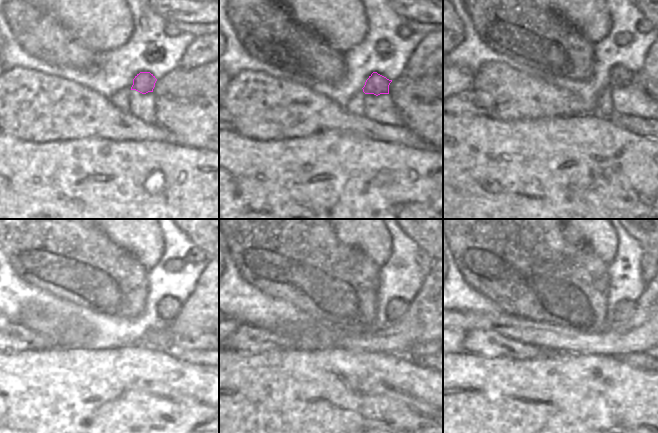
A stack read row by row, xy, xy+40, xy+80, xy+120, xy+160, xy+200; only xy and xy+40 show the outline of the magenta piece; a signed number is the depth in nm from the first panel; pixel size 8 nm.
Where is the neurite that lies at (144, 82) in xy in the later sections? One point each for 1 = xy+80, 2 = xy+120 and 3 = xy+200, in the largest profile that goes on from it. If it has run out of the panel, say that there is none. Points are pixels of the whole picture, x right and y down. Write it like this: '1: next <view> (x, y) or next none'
1: next xy+80 (620, 76)
2: next xy+120 (169, 308)
3: next xy+200 (623, 309)

